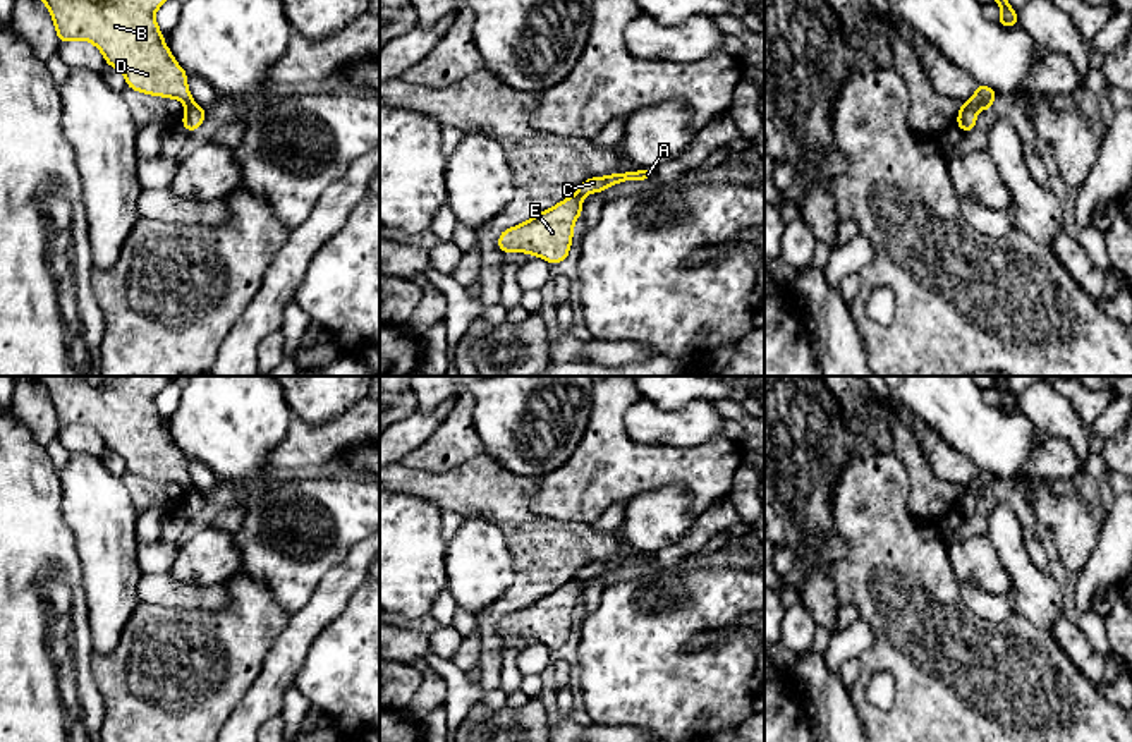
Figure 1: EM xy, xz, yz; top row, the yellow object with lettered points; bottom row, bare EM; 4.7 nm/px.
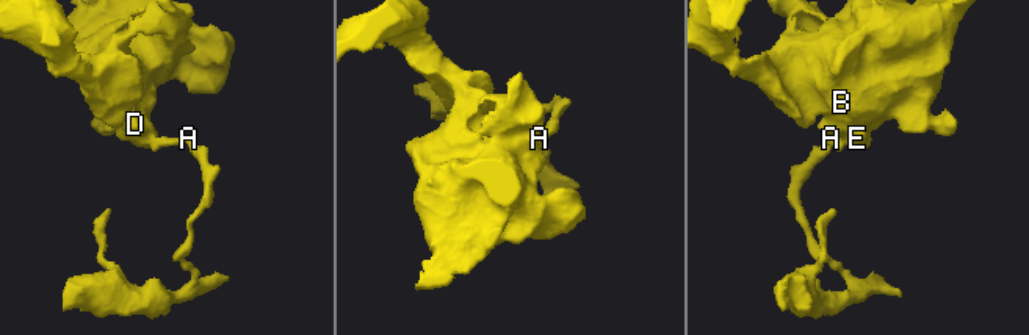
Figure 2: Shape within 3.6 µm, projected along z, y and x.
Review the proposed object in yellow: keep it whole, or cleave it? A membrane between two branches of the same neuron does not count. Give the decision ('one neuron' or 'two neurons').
two neurons

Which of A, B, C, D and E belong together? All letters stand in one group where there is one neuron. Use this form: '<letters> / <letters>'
A C / B D E

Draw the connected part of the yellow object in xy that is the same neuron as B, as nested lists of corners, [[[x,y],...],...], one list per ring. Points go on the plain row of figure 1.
[[[33,376],[50,395],[60,428],[84,424],[93,428],[105,441],[107,450],[119,453],[127,472],[172,484],[180,484],[187,493],[194,484],[187,471],[187,457],[175,447],[170,433],[165,429],[155,397],[175,380],[175,376]]]

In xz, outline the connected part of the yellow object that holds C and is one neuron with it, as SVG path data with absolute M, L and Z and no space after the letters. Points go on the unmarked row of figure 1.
M648 553L648 555L636 555L636 556L624 556L624 558L617 556L606 562L591 562L577 572L575 581L582 584L587 579L593 579L593 577L599 579L606 572L620 569L620 567L648 565L654 562L654 558L656 558L654 553Z

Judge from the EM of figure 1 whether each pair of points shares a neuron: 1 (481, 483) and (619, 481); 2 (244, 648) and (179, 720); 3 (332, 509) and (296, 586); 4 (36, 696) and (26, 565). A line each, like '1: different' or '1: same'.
1: different
2: same
3: same
4: same

